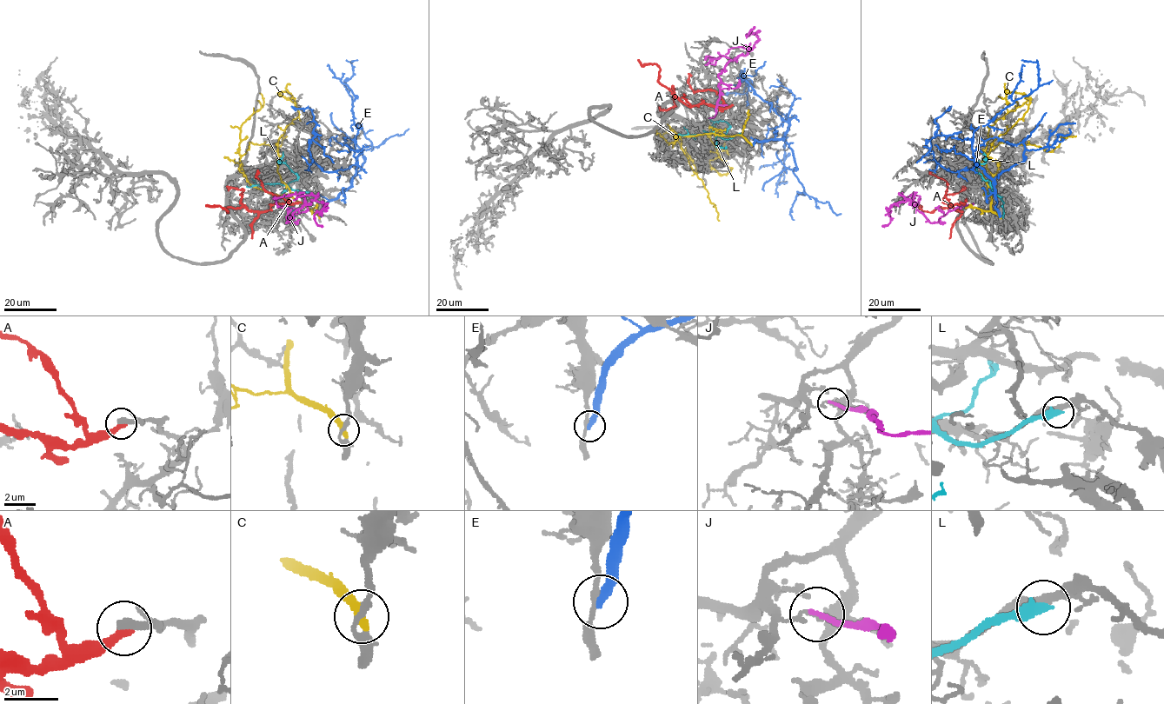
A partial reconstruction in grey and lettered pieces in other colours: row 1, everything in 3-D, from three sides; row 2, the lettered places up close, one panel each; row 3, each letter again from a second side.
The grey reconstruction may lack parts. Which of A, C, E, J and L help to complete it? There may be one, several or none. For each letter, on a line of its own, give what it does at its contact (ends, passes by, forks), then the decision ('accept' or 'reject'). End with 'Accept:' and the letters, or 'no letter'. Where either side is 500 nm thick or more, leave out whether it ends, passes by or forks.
A: it ends there; reject
C: it ends there; reject
E: it ends there; reject
J: it ends there; reject
L: it ends there; reject
Accept: no letter

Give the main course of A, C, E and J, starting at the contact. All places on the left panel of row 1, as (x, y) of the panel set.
A: (300, 202), (275, 203), (263, 212), (249, 211), (243, 206), (228, 207), (228, 212), (219, 206), (206, 204)
C: (320, 217), (290, 196), (254, 187), (239, 170), (240, 158), (249, 142), (269, 144), (276, 151), (287, 136)
E: (320, 216), (323, 206), (351, 185), (355, 173), (357, 127), (346, 82), (353, 75), (351, 62), (357, 60)
J: (277, 203), (288, 209), (286, 222), (298, 209), (313, 201), (323, 202), (315, 215), (322, 226)

